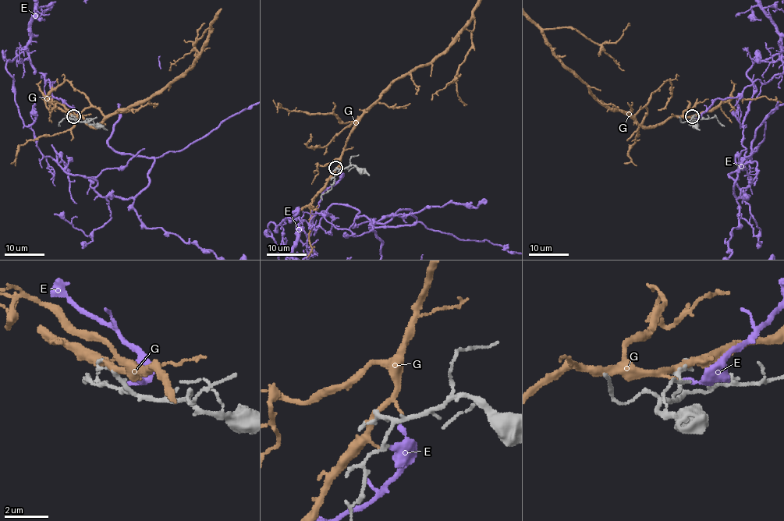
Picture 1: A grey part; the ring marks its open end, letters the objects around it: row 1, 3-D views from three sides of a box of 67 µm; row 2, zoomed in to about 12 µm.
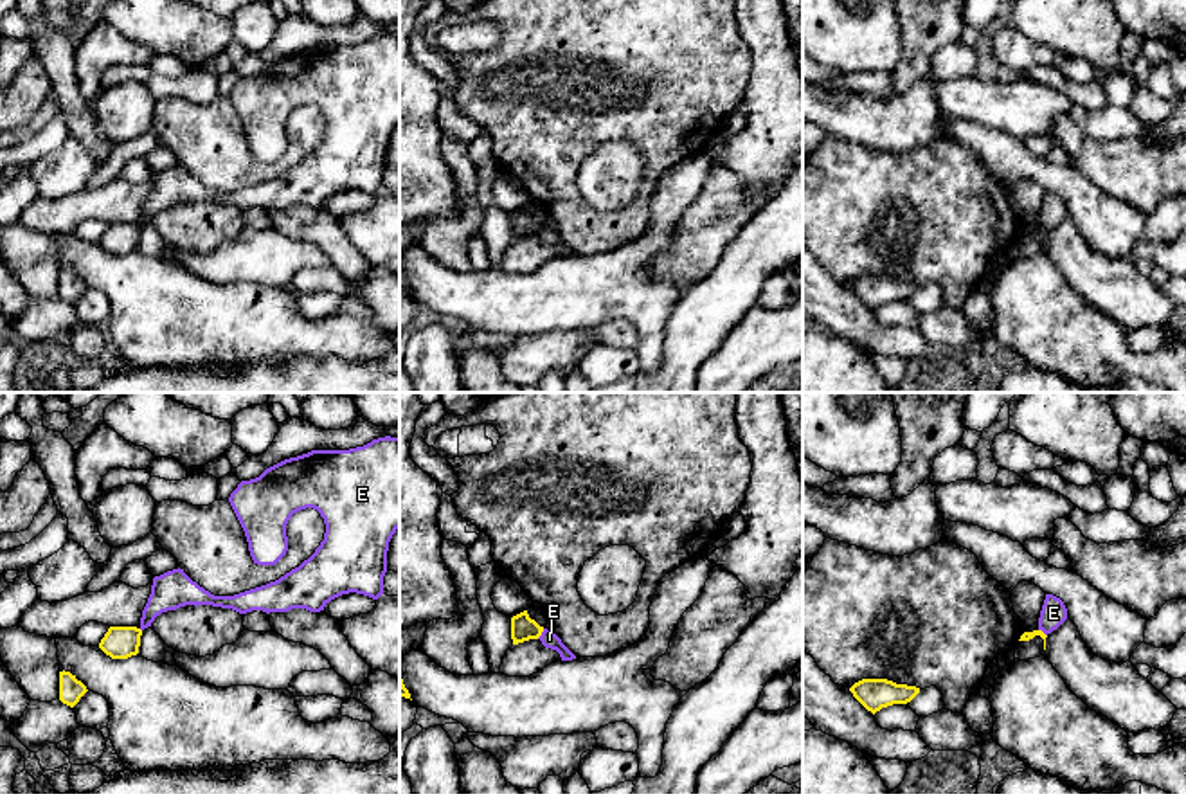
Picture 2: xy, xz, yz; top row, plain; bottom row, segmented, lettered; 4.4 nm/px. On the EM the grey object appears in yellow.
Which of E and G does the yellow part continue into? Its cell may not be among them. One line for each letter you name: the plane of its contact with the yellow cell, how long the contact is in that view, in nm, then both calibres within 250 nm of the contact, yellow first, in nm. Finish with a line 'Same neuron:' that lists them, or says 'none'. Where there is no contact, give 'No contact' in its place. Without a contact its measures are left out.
Same neuron: none

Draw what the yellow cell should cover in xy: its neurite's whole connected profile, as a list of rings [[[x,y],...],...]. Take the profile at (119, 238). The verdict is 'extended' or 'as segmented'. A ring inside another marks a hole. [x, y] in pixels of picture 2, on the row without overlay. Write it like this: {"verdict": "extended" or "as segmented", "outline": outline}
{"verdict": "as segmented", "outline": [[[110,223],[99,245],[112,256],[128,256],[139,250],[140,232],[137,223]]]}

